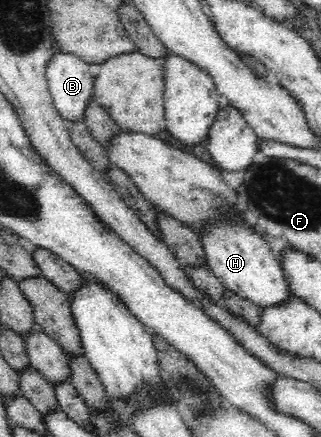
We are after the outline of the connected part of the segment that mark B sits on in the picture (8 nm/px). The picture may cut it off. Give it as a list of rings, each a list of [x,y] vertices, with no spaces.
[[[59,49],[46,70],[46,79],[54,106],[61,117],[68,122],[84,122],[84,112],[94,98],[94,74],[90,72],[90,64],[84,62],[74,54],[64,54]]]

